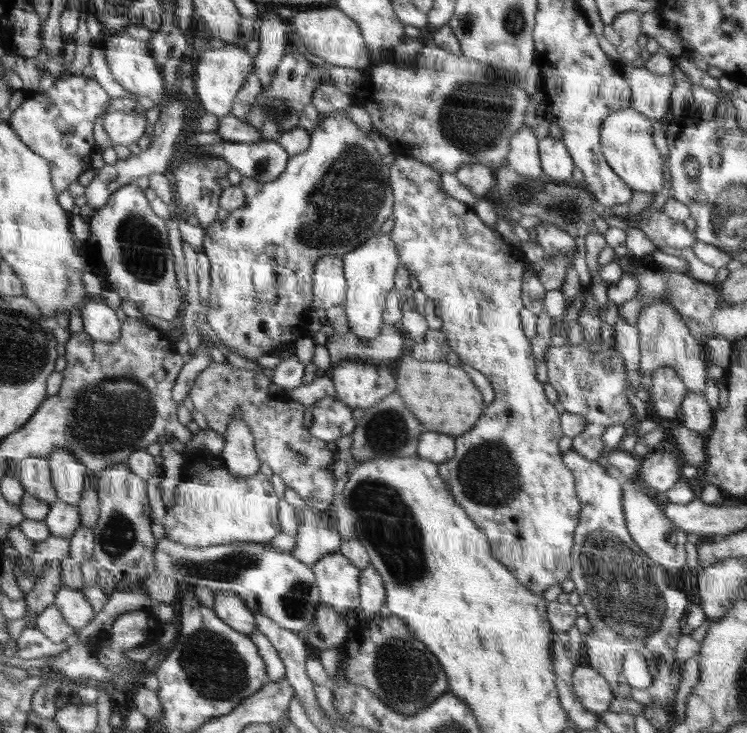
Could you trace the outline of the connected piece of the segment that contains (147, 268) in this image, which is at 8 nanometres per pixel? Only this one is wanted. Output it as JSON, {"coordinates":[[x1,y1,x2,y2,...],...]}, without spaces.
{"coordinates":[[130,182,118,189,109,201,88,219,90,236,82,241,81,249,82,255,89,259,92,272,105,280,110,290,116,292,120,298,130,299,144,316,151,315,163,321,173,322,180,314,182,298,165,221,151,209,145,191,140,189,136,182]]}

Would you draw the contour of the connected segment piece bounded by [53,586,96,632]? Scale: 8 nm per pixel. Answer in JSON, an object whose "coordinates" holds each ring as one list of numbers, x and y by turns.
{"coordinates":[[62,586,56,593,53,605,57,606,67,625,76,632,80,632,96,617,83,591,76,591,69,586]]}

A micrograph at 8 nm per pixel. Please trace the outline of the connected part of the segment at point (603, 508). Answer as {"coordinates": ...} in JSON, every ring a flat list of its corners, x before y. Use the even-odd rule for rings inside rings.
{"coordinates":[[574,449,563,453,563,463,572,471,575,489,581,509,579,523,574,533,572,547,571,573,569,579,574,582,576,592,580,595,581,604,587,610,585,616,592,623,592,631,583,633,586,662,597,670,610,685,614,697,626,697,642,705,665,707,673,702,682,678,682,669,675,657,680,631,688,608,688,598,680,589,670,587,668,572,662,565,648,558,632,540,624,518,622,506,622,487,618,479,613,478,605,466,591,461,578,454],[636,651,644,655,644,660,651,670,652,684,644,690,631,687,623,675,623,657]]}

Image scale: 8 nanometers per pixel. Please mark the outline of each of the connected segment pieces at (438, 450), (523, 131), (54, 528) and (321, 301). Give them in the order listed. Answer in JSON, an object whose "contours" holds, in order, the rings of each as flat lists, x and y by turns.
{"contours":[[[424,431,417,442,418,456,440,464,455,455,455,437,436,431]],[[525,124,513,134,509,142,506,162,529,181,540,180,540,174,543,171,538,143,539,140,536,139,532,128]],[[57,499,49,505,48,514,43,521,52,535,70,540,76,529,82,525,81,511,78,506]],[[328,255,316,262,312,282,313,310,328,310,345,303,347,281,340,256]]]}

